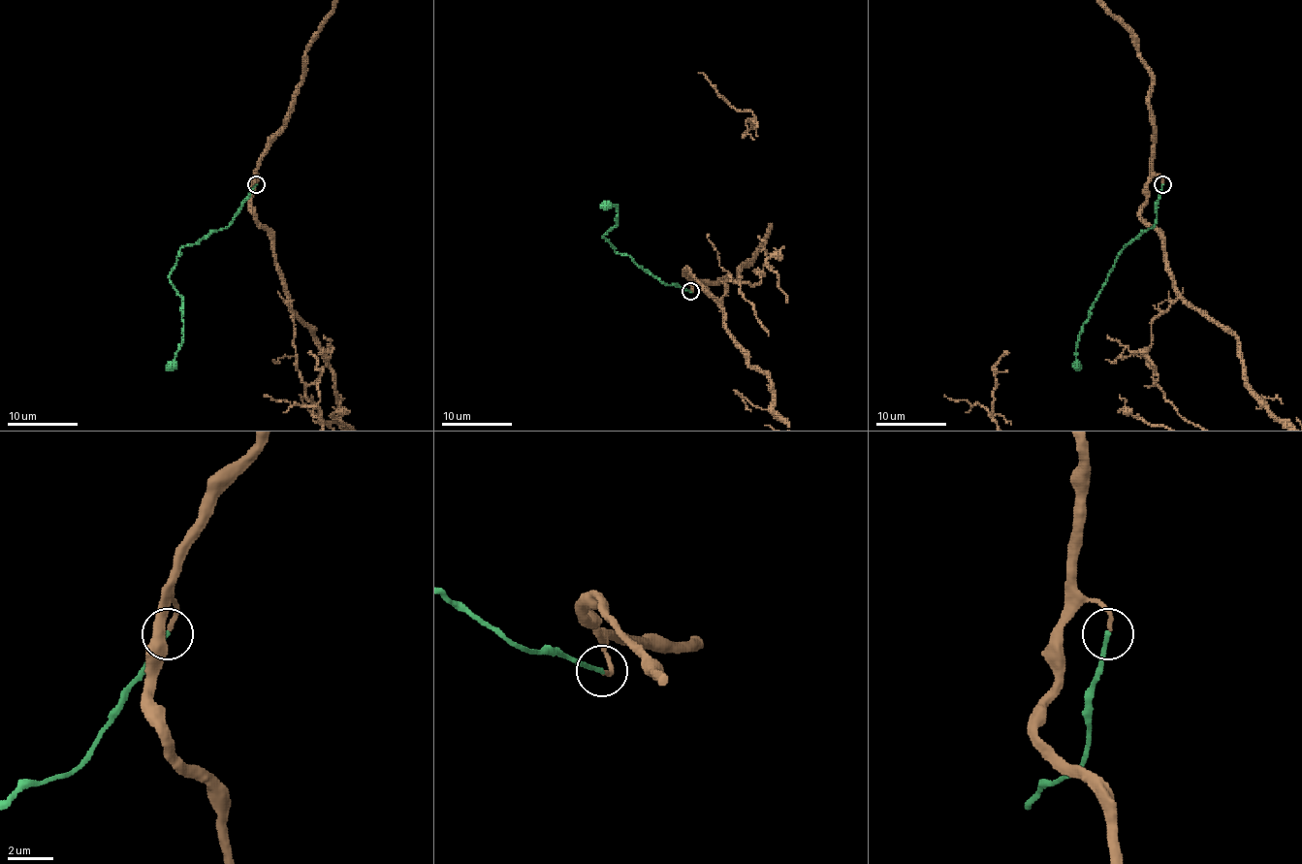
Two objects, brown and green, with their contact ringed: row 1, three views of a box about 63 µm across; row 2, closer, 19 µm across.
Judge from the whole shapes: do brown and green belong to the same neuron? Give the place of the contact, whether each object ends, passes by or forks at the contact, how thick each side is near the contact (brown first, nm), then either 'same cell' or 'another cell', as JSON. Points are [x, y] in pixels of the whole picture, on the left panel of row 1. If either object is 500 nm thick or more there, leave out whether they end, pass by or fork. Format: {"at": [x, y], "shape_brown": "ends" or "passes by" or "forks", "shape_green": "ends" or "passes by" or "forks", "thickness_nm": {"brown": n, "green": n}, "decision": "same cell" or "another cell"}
{"at": [256, 184], "shape_brown": "ends", "shape_green": "ends", "thickness_nm": {"brown": 170, "green": 190}, "decision": "same cell"}

